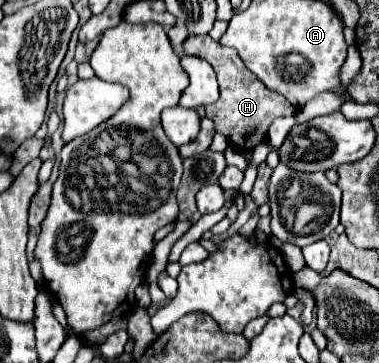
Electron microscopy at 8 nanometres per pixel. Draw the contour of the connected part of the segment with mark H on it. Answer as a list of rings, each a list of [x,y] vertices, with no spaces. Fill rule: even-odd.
[[[189,36],[183,42],[183,52],[187,56],[199,56],[207,60],[213,70],[217,72],[217,82],[221,96],[217,102],[205,106],[207,118],[215,122],[215,130],[223,134],[231,146],[235,146],[241,152],[253,150],[257,144],[267,144],[267,130],[271,122],[279,116],[291,116],[295,114],[295,108],[277,92],[267,90],[263,82],[259,82],[241,62],[239,54],[235,50],[221,46],[219,42],[211,40],[211,36]]]

